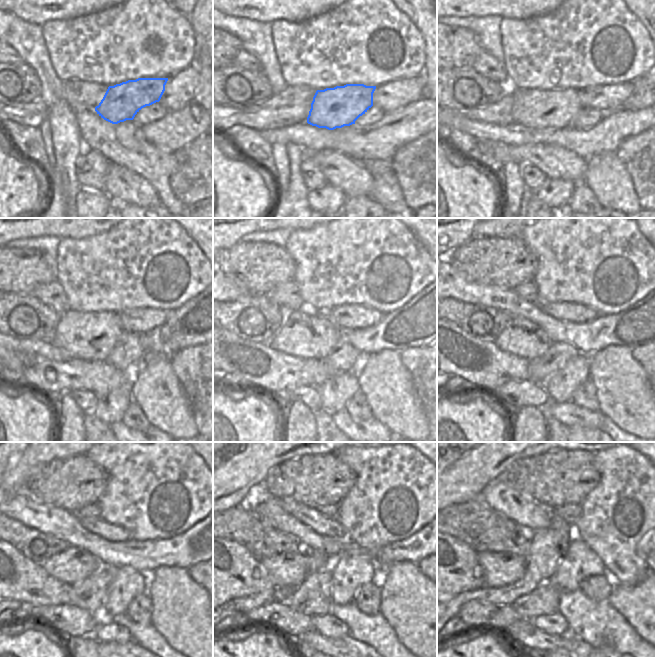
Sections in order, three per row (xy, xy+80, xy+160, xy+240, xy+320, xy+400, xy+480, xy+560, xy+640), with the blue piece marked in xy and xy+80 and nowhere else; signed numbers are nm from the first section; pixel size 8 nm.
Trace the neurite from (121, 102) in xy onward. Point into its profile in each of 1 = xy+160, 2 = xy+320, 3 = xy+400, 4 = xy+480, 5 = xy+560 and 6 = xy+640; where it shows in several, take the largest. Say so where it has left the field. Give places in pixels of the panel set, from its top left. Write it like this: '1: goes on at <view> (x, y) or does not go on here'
1: goes on at xy+160 (532, 108)
2: goes on at xy+320 (306, 333)
3: goes on at xy+400 (524, 338)
4: goes on at xy+480 (73, 565)
5: goes on at xy+560 (288, 569)
6: goes on at xy+640 (500, 569)

